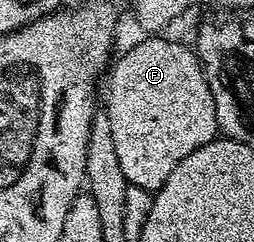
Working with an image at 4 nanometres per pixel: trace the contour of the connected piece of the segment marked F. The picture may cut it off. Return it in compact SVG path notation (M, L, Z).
M154 34L143 38L132 50L119 55L109 69L109 76L104 110L108 114L108 122L112 122L116 159L124 170L127 184L155 193L160 186L164 186L164 182L168 182L168 174L172 174L172 170L176 170L176 166L180 166L180 162L184 162L192 150L200 150L200 146L212 142L219 135L212 90L202 72L198 53L189 44L170 41Z

